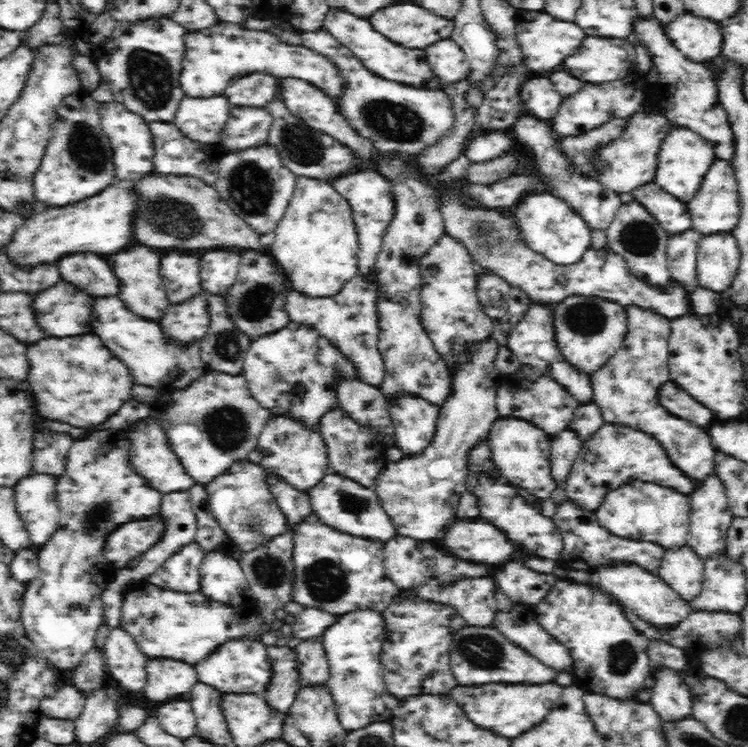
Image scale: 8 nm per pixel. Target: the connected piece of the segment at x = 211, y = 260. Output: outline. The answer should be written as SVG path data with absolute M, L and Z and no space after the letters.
M210 250L200 254L201 289L210 294L226 292L236 282L240 262L240 250Z

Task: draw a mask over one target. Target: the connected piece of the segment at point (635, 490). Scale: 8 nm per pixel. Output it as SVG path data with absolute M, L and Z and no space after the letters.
M631 478L626 484L610 490L602 504L596 508L596 516L600 526L606 526L608 532L622 538L636 538L660 542L662 546L684 546L687 544L691 517L689 495L684 496L674 489Z

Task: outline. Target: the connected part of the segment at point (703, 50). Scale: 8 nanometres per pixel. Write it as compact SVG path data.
M686 12L664 29L668 40L694 62L706 63L722 54L724 28L718 21Z

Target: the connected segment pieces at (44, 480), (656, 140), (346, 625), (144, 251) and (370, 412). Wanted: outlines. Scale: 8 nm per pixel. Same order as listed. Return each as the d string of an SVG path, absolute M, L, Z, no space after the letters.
M34 472L14 486L16 510L36 549L60 527L56 480L54 475Z
M649 112L646 114L648 116L640 114L640 118L632 118L630 120L632 126L629 126L625 134L600 150L601 177L598 178L598 181L608 190L613 190L618 194L630 194L632 190L640 189L640 186L654 181L659 166L660 146L662 146L664 138L668 136L672 125L664 115L655 115Z
M372 609L356 610L340 618L342 620L322 636L328 652L327 684L336 701L339 721L347 731L358 730L372 722L390 721L401 703L386 688L383 663L380 662L382 646L389 634L386 620L380 611Z
M138 246L126 252L120 252L112 258L112 270L116 272L116 278L120 282L118 286L118 298L134 312L140 314L141 317L159 323L164 312L172 302L166 295L164 289L164 280L158 270L160 270L160 256L156 252L152 252L148 246Z
M336 374L335 387L338 403L346 409L346 413L362 425L378 427L384 443L393 445L395 432L390 409L379 387L341 374Z

